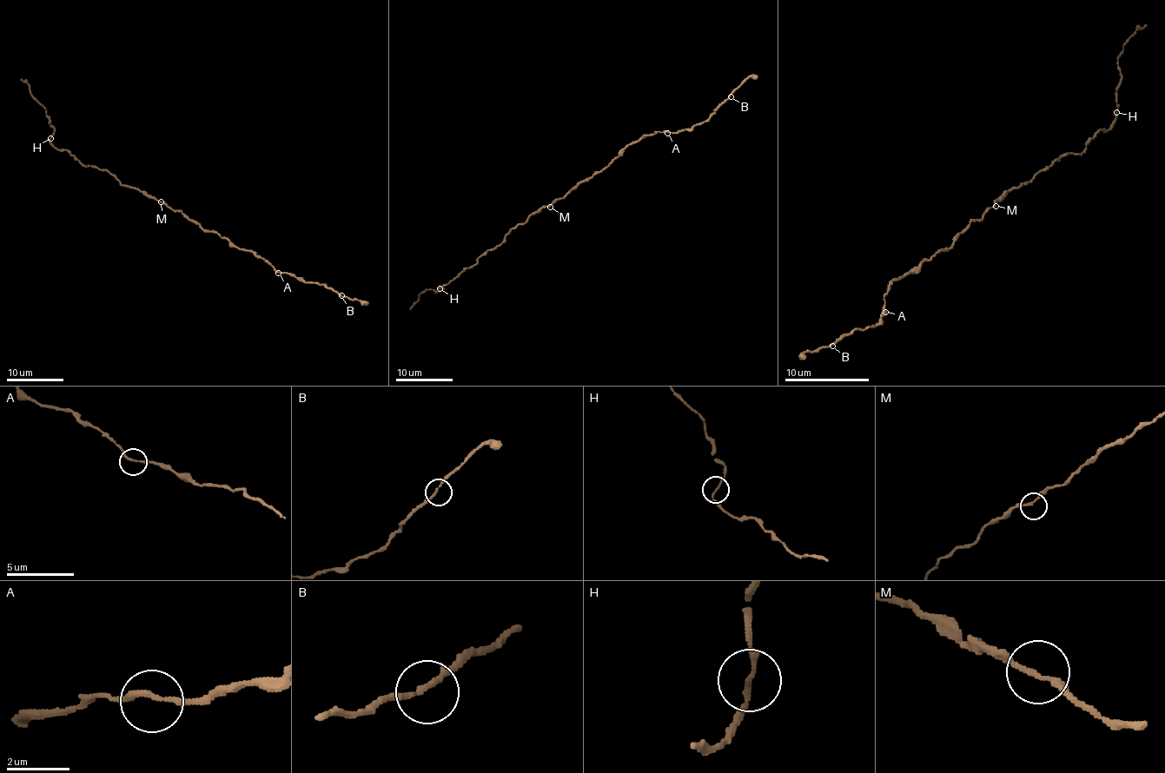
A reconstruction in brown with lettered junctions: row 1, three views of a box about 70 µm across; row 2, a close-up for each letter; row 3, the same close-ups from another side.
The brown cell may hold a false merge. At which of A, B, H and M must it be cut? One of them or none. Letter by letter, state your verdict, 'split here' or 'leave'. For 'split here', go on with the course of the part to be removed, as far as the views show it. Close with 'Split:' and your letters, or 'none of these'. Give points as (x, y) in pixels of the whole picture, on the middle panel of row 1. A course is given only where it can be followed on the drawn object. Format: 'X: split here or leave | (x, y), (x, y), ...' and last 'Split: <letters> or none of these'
A: leave
B: leave
H: leave
M: leave
Split: none of these

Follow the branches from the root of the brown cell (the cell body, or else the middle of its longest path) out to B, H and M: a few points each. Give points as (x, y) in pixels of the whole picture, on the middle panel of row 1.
B: (563, 197), (601, 171), (630, 144), (658, 131), (691, 129), (706, 121), (731, 96)
H: (563, 197), (541, 207), (525, 222), (512, 227), (500, 244), (487, 250), (473, 266), (440, 288)
M: (563, 197), (557, 198), (550, 207)

